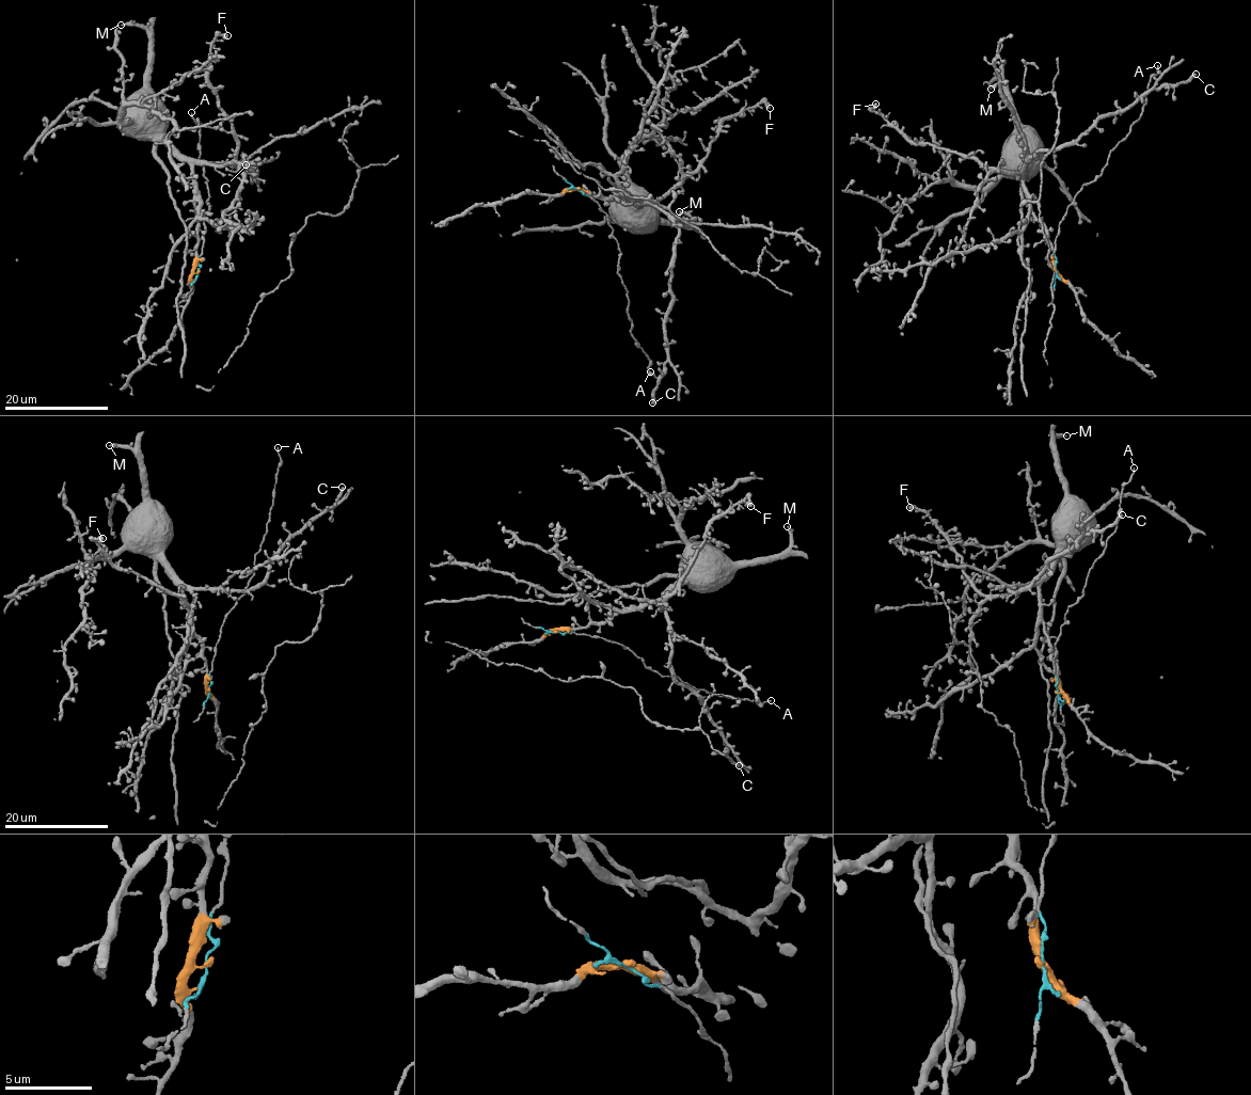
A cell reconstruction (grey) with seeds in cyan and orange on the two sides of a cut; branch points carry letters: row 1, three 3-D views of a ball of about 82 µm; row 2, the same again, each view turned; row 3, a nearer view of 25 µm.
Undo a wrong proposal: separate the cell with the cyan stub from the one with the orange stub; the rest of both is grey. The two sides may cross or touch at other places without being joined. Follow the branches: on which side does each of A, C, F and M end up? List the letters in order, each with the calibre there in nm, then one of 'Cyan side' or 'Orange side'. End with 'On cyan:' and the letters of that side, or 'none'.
A: Thickness 150 nm. Cyan side
C: Thickness 400 nm. Orange side
F: Thickness 500 nm. Orange side
M: Thickness 220 nm. Orange side
On cyan: A

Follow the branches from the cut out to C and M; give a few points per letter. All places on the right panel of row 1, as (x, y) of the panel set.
C: (1055, 270), (1045, 225), (1031, 210), (1020, 178), (1028, 161), (1038, 152), (1064, 145), (1139, 97), (1194, 74)
M: (1055, 270), (1047, 228), (1031, 210), (1024, 184), (1009, 90), (997, 79), (991, 89)

